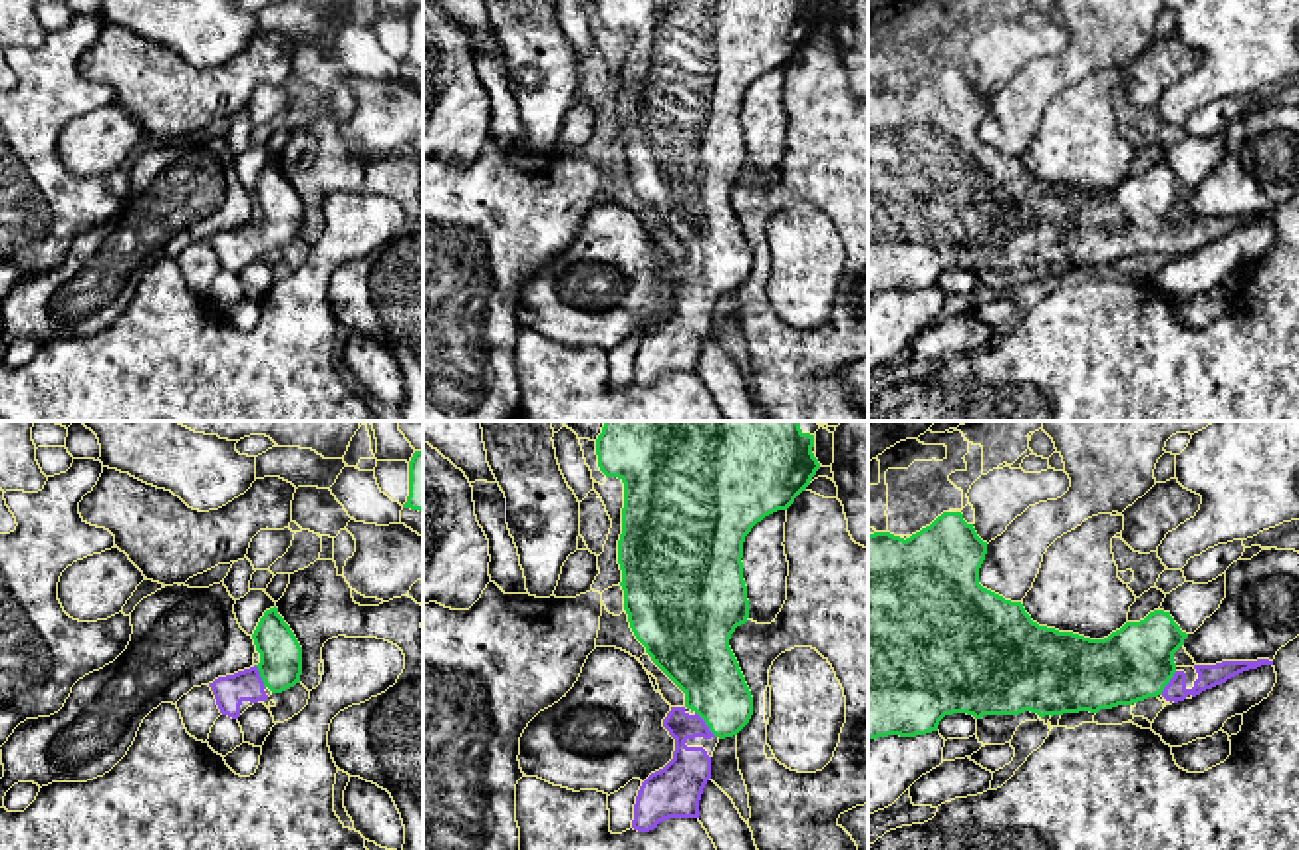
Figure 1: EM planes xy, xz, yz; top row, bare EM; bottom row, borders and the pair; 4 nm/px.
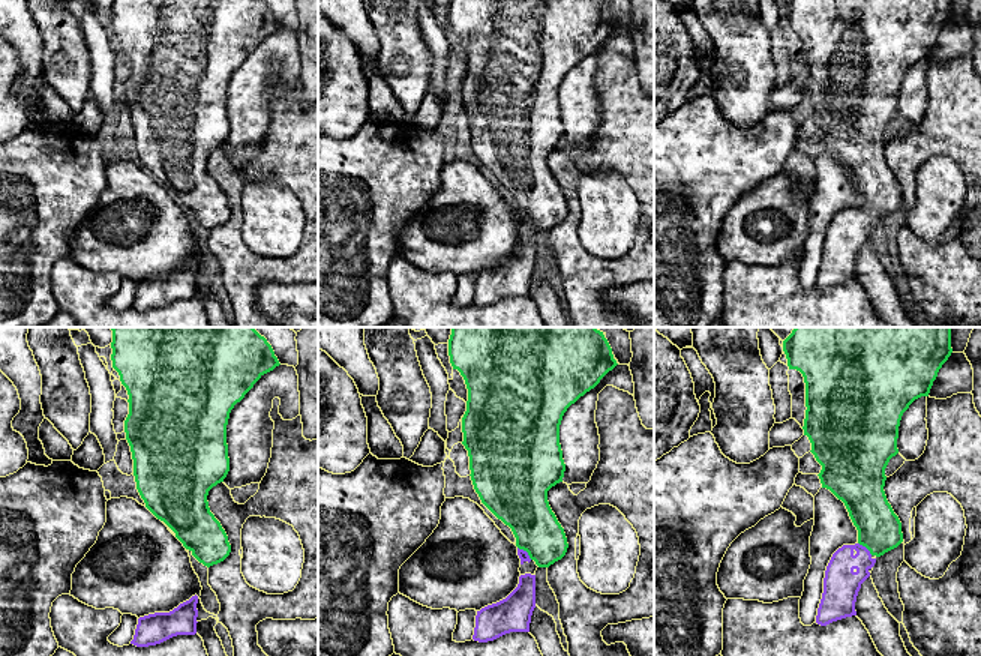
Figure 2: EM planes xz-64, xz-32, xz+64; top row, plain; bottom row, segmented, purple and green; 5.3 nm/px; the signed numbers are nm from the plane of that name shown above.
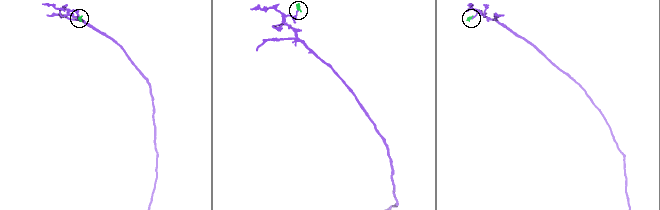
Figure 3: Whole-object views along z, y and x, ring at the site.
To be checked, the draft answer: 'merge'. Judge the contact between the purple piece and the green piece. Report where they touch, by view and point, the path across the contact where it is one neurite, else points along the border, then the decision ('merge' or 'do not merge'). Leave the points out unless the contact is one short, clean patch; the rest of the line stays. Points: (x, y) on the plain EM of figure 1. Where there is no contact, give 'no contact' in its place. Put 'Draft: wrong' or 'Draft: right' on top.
Draft: right
meets purple in xz at (704, 279); runs through xz (682, 336), (682, 294), (704, 279), (704, 227), (700, 217); merge

